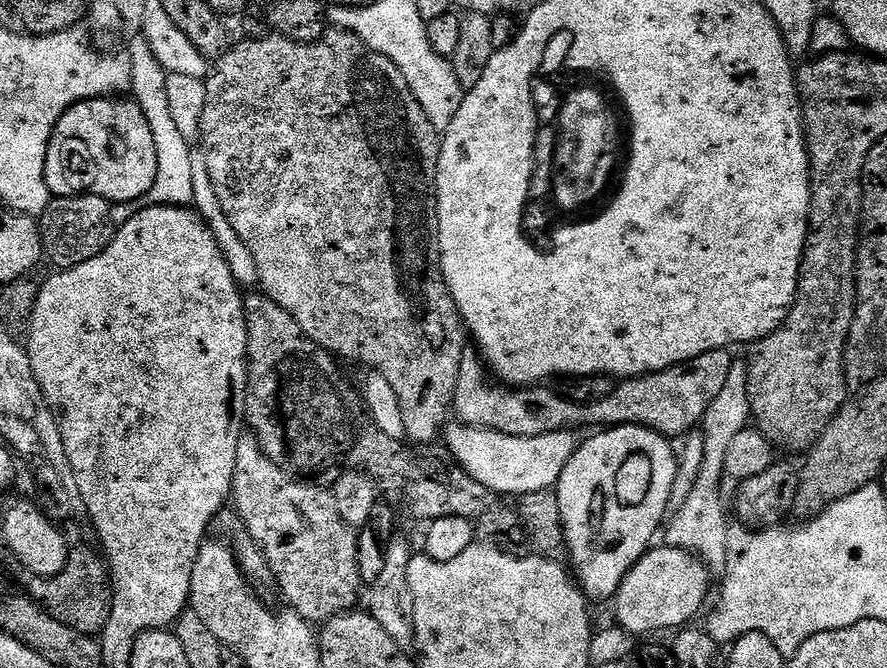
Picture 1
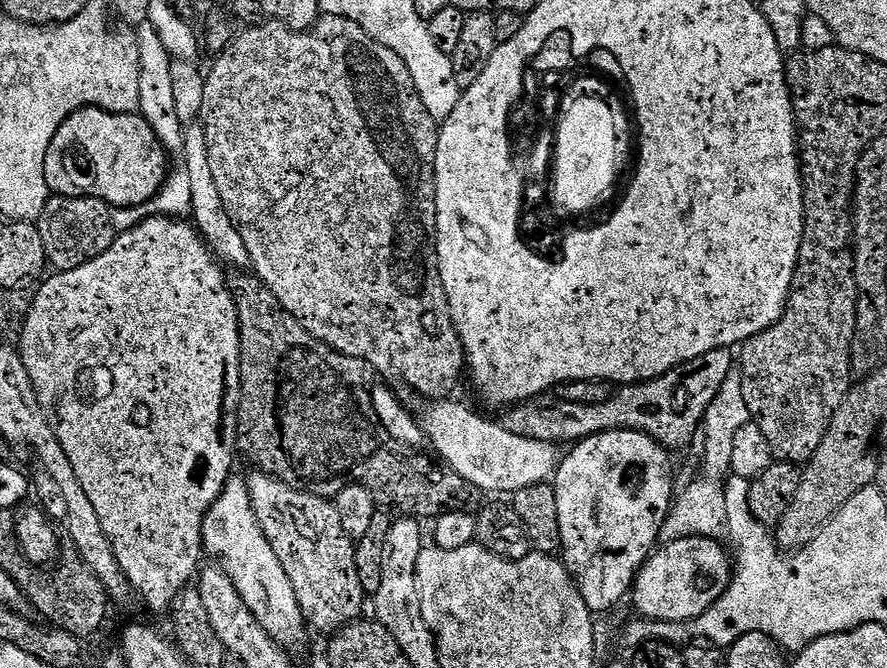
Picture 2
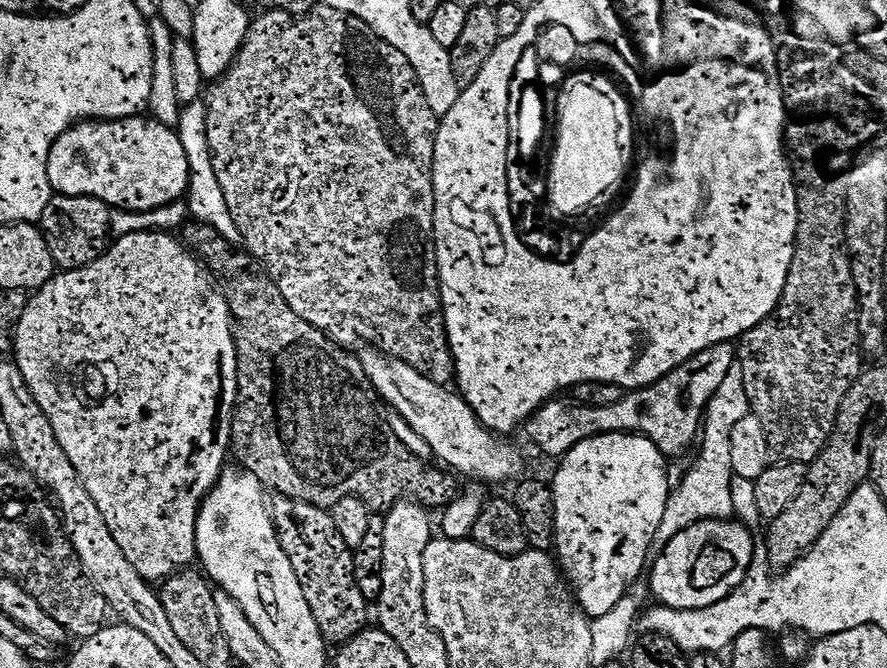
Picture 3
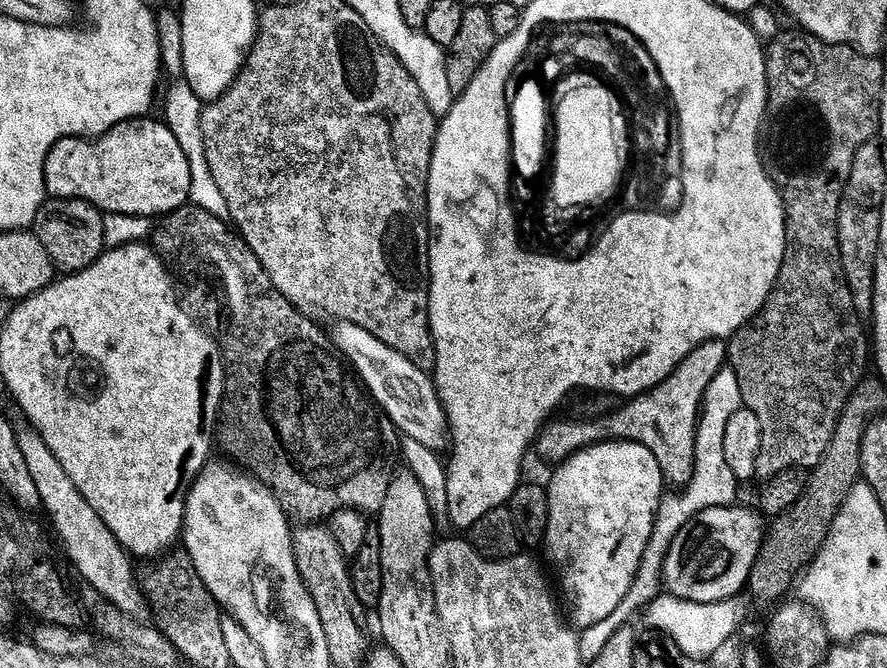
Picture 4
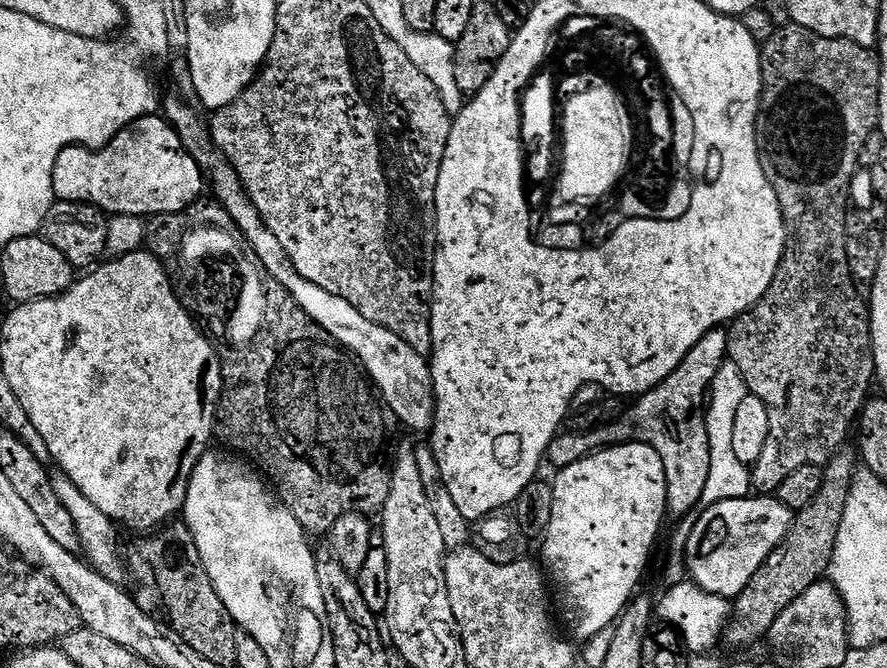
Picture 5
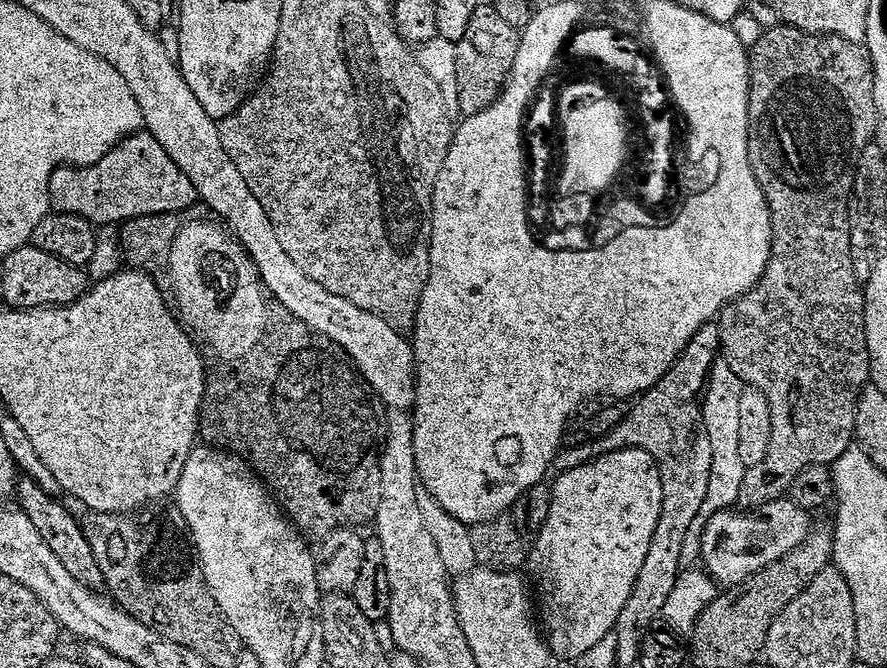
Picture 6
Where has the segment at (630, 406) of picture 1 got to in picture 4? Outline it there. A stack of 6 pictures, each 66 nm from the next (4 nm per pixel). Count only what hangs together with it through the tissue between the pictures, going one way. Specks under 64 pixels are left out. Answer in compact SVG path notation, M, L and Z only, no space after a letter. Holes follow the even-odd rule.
M708 340L698 347L679 364L671 375L663 378L659 386L631 397L620 408L606 416L571 418L572 420L553 419L544 425L534 441L537 452L551 466L563 464L584 448L604 444L610 440L639 441L654 454L665 481L676 488L683 488L693 477L696 465L697 426L702 412L704 391L714 374L728 364L728 346L722 340Z

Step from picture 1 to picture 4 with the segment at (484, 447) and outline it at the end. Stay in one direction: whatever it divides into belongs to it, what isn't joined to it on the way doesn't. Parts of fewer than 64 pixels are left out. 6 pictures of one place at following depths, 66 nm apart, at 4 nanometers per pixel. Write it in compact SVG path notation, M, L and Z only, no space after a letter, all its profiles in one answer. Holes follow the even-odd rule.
M345 320L339 321L335 326L337 328L331 329L330 332L333 344L347 358L352 366L352 371L363 380L365 388L376 401L380 411L385 412L396 425L397 433L414 438L415 441L422 442L423 446L435 450L442 449L443 444L445 447L450 440L448 416L444 412L444 404L440 400L440 396L436 393L433 377L425 369L410 362L410 358L398 354L398 350L386 346L386 342L374 338L374 334L370 334L370 330L362 330L362 326L351 324Z

